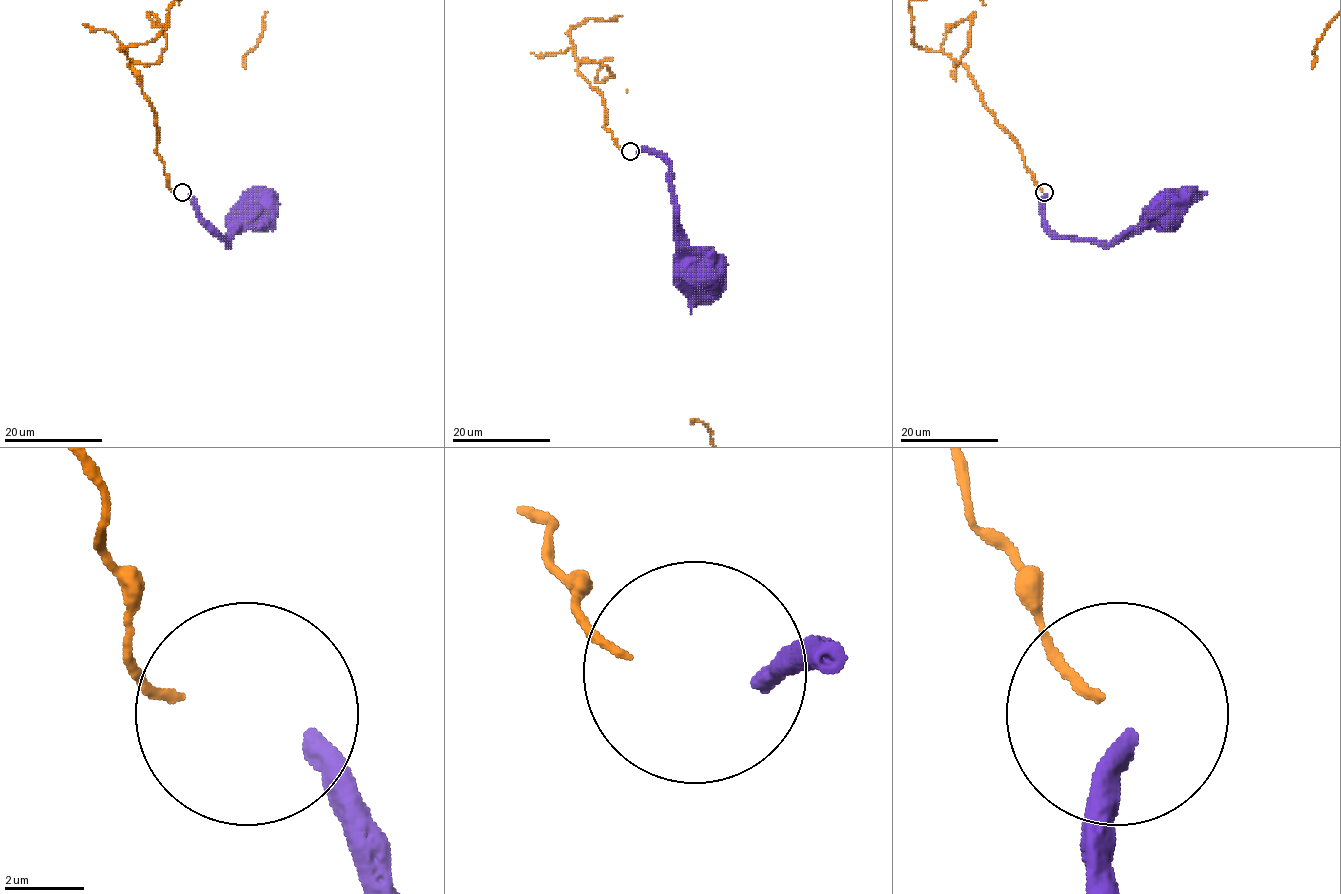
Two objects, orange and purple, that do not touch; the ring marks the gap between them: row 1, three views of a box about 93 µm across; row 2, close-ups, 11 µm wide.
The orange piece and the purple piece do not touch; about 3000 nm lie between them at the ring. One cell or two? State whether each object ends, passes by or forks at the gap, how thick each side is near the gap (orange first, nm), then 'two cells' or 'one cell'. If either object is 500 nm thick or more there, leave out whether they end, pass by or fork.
orange ends | purple ends | 200/480 nm | two cells

